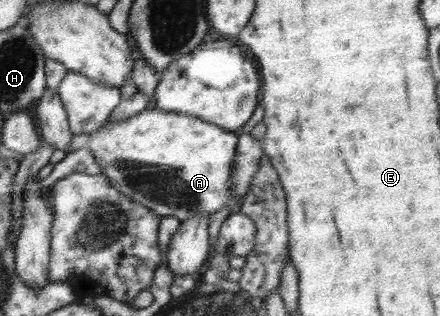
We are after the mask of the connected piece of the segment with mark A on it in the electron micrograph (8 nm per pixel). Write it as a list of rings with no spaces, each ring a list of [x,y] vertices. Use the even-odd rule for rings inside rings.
[[[150,106],[120,122],[106,120],[90,134],[87,145],[104,177],[122,194],[149,208],[161,218],[172,216],[181,222],[191,217],[206,218],[208,222],[230,202],[232,194],[232,164],[239,136],[198,117],[160,110]]]

